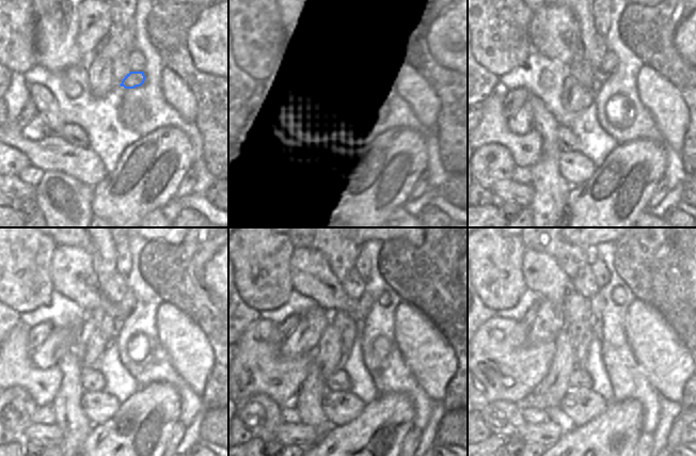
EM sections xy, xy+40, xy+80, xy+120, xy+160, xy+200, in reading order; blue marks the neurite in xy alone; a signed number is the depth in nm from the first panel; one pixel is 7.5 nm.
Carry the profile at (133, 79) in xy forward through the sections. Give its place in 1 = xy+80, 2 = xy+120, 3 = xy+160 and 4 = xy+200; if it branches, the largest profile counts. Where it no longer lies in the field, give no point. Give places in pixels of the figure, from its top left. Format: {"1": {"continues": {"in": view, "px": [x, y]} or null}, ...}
{"1": {"continues": {"in": "xy+80", "px": [597, 74]}}, "2": {"continues": {"in": "xy+120", "px": [73, 276]}}, "3": {"continues": {"in": "xy+160", "px": [312, 276]}}, "4": {"continues": {"in": "xy+200", "px": [542, 273]}}}

